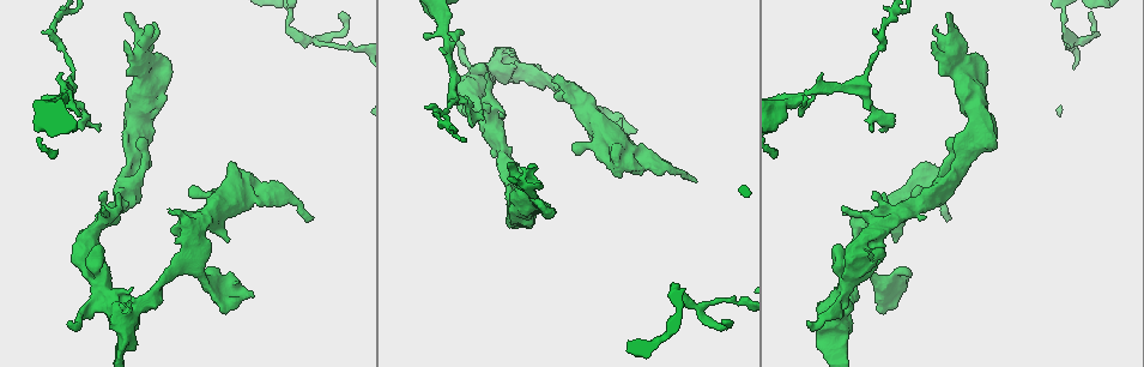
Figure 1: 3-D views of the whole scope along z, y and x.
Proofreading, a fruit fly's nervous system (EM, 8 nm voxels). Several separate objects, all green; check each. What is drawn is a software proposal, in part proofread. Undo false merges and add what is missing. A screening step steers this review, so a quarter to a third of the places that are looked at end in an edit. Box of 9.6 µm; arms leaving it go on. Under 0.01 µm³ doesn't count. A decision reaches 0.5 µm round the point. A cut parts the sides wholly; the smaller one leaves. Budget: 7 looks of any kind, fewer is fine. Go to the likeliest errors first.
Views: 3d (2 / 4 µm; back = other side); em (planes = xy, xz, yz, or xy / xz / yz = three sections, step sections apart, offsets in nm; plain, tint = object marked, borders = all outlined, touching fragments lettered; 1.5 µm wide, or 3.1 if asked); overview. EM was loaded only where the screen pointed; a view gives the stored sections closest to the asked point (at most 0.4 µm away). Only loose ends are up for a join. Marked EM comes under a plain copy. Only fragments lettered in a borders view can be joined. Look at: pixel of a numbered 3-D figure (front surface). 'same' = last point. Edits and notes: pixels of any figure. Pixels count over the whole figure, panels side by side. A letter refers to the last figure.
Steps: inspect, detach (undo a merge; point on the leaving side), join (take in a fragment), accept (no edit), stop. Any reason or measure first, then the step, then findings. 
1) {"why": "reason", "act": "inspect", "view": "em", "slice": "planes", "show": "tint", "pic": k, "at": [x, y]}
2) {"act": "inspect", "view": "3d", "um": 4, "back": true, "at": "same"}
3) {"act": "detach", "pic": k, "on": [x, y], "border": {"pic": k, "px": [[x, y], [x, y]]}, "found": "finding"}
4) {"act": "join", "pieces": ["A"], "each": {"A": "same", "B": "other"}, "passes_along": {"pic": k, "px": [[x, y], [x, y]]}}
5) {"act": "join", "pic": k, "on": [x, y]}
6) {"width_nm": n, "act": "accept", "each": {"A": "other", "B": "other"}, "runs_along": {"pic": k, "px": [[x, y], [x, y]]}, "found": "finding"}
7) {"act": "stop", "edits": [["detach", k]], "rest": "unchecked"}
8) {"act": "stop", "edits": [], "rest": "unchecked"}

{"why": "free end", "act": "inspect", "view": "3d", "um": 4, "back": true, "pic": 1, "at": [950, 217]}

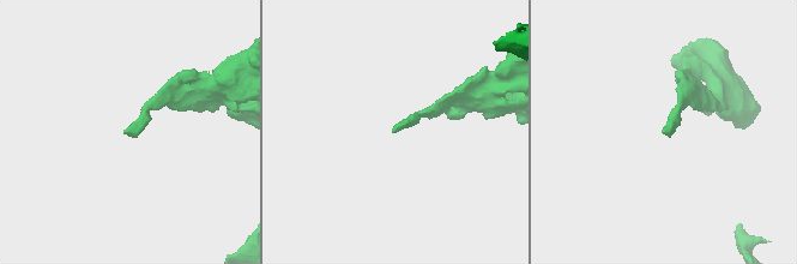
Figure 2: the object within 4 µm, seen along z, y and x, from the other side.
{"why": "now the EM", "act": "inspect", "view": "em", "slice": "planes", "show": "tint", "pic": 2, "at": [123, 132]}

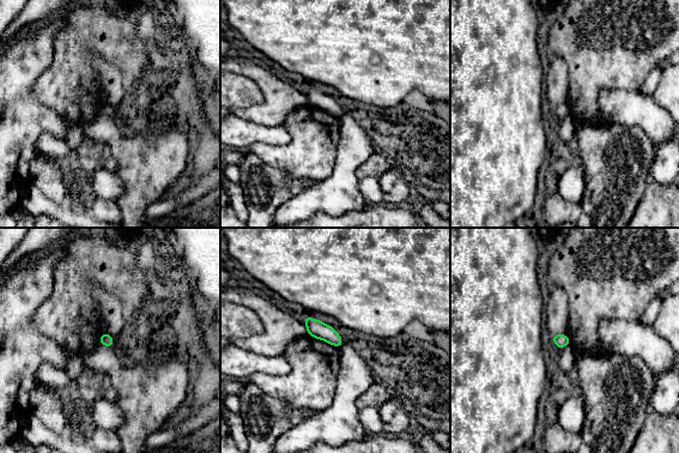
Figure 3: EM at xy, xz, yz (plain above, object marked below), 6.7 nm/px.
{"act": "inspect", "view": "em", "slice": "planes", "show": "borders", "at": "same"}

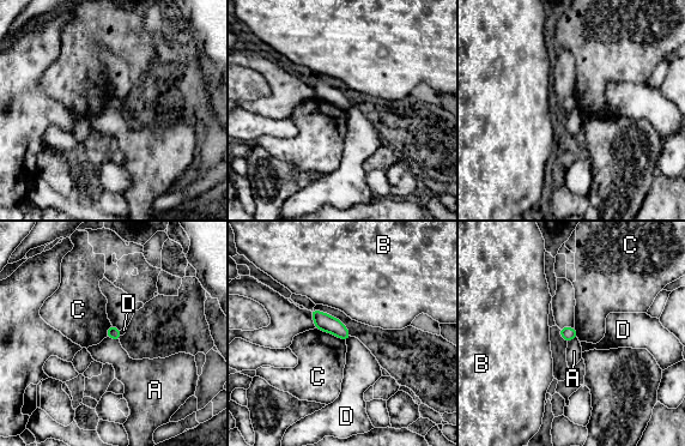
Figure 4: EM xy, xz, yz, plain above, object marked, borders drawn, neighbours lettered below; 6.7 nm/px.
{"act": "accept", "each": {"A": "other", "B": "other", "C": "other", "D": "other"}, "found": "no lettered fragment goes on from it"}

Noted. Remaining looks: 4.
{"why": "abrupt turn", "act": "inspect", "view": "3d", "um": 4, "pic": 1, "at": [53, 21]}

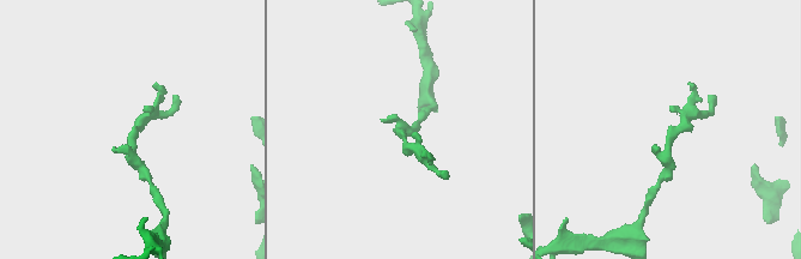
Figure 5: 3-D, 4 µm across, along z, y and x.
{"act": "inspect", "view": "em", "slice": "planes", "show": "borders", "pic": 5, "at": [402, 136]}

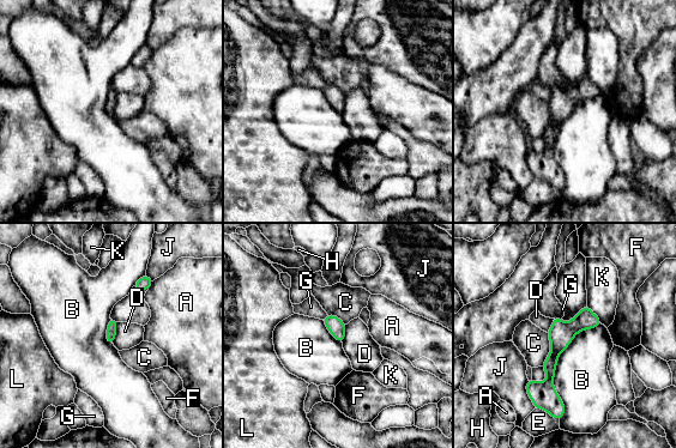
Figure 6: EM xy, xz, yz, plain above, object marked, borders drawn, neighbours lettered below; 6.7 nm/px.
{"width_nm": 70, "act": "accept", "each": {"A": "other", "B": "other", "C": "other", "D": "other", "E": "other", "F": "other", "G": "other", "H": "other", "J": "other", "K": "other", "L": "other"}, "runs_along": {"pic": 6, "px": [[586, 310], [551, 358], [554, 410]]}, "found": "one neuron here"}

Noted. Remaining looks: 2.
{"why": "free end", "act": "inspect", "view": "em", "slice": "planes", "show": "borders", "pic": 1, "at": [726, 320]}

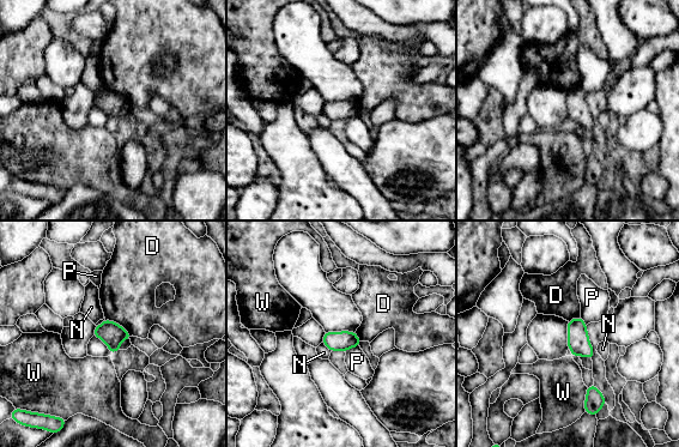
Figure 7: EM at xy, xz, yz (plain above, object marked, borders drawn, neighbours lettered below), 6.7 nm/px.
{"act": "accept", "each": {"D": "other", "N": "other", "P": "other", "W": "other"}, "border": {"pic": 7, "px": [[105, 318], [117, 322], [131, 336]]}, "found": "none of them fits"}

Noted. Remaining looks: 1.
{"act": "stop", "edits": [], "rest": "unchecked"}

